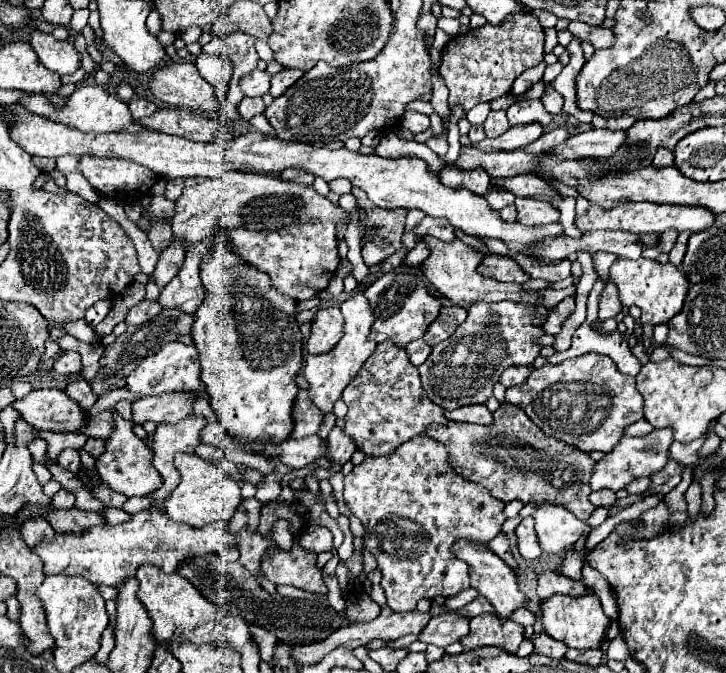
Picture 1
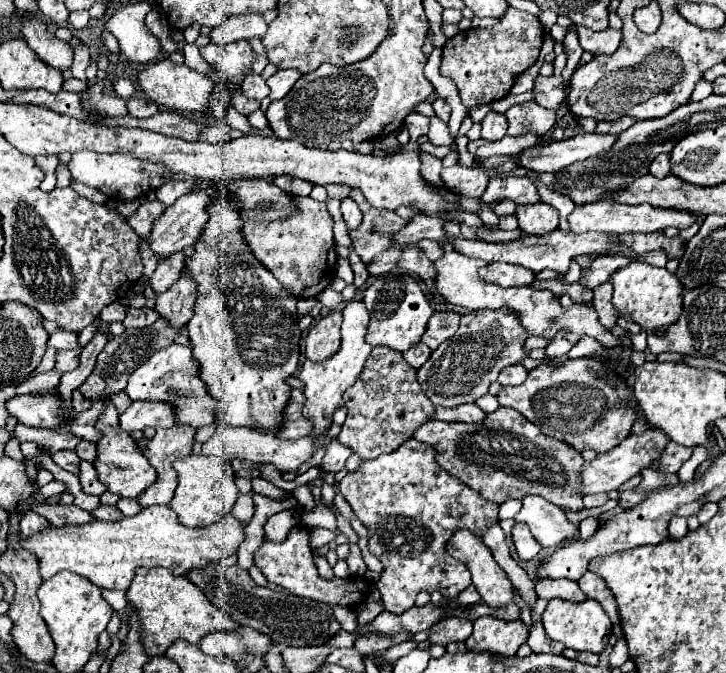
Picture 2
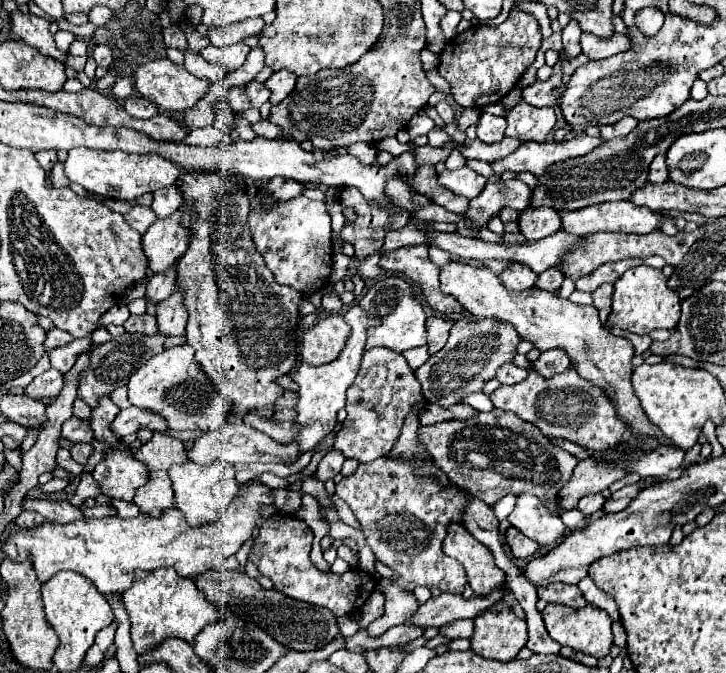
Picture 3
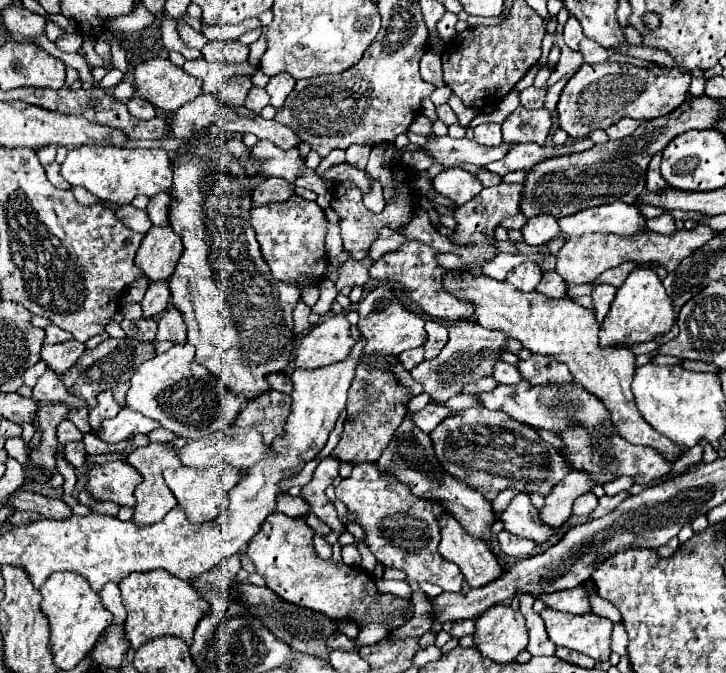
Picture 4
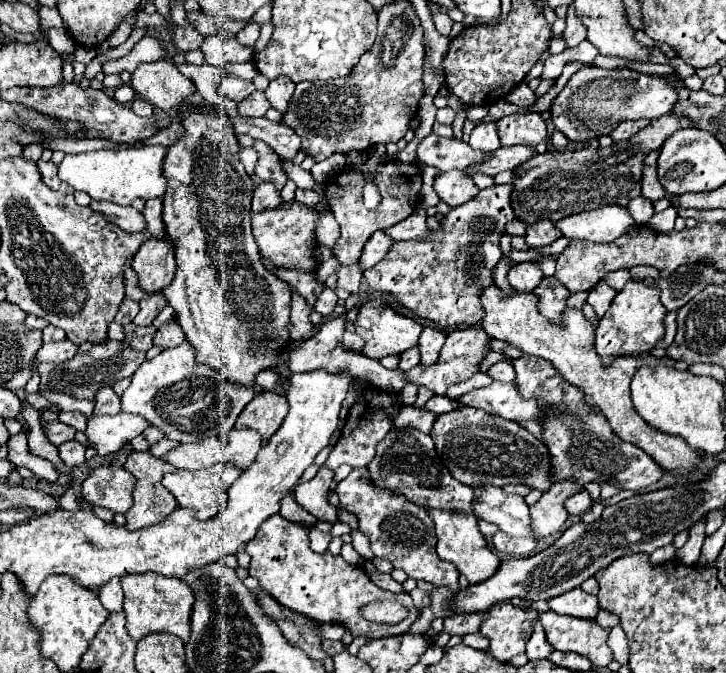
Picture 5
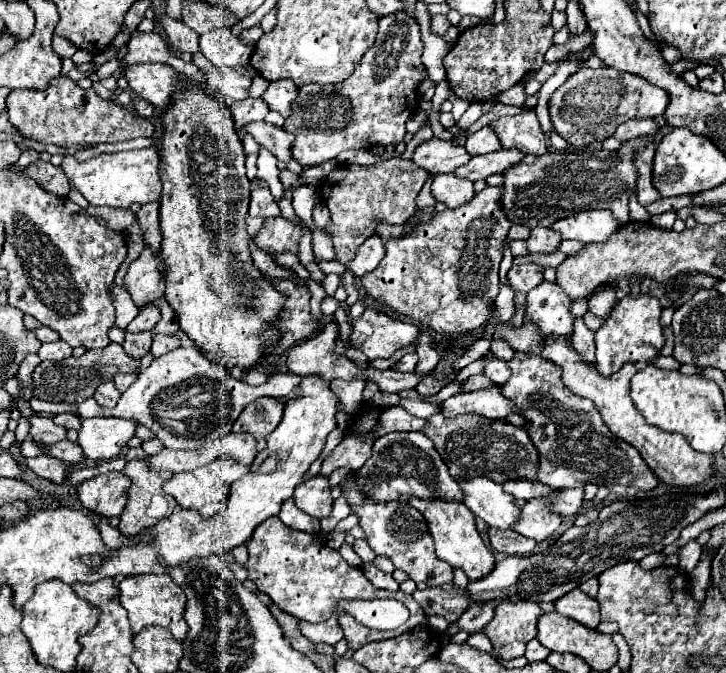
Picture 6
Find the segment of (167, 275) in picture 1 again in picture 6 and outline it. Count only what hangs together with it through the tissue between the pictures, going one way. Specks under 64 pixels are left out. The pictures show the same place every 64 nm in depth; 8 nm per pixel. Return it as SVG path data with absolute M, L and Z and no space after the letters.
M150 304L150 306L144 306L144 310L140 310L140 314L130 322L130 326L126 330L136 330L136 332L152 330L158 320L160 320L160 308Z

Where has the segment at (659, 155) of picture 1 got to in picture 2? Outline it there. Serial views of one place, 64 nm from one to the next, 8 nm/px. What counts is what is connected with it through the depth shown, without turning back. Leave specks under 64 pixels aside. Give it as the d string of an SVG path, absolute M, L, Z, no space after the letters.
M670 154L656 156L656 160L650 164L650 172L654 176L666 176L670 172Z

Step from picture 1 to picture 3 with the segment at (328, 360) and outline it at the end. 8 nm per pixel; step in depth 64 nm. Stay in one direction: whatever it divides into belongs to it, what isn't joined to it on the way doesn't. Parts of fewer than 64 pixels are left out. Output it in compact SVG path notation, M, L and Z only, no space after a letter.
M350 304L348 310L344 312L344 320L350 326L350 336L346 340L344 350L340 352L340 356L328 364L322 366L310 366L310 364L300 364L300 368L292 374L292 380L300 386L298 388L298 404L296 404L296 422L302 424L302 430L296 438L296 442L300 442L300 450L302 452L310 452L314 450L314 446L328 434L334 430L336 426L336 414L340 408L344 408L344 398L346 398L346 390L348 386L354 382L354 378L358 376L360 370L360 362L362 356L366 352L364 344L366 344L366 330L368 330L368 316L364 312L364 308L360 308L358 304Z

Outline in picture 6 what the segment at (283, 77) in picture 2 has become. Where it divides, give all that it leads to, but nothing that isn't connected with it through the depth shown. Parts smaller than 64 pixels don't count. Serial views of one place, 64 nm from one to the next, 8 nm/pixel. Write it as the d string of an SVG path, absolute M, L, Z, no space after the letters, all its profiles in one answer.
M288 78L274 80L266 88L266 92L262 94L262 100L268 104L270 110L276 110L284 118L288 118L290 116L290 104L296 98L296 88L298 86L292 84L292 80L288 80Z

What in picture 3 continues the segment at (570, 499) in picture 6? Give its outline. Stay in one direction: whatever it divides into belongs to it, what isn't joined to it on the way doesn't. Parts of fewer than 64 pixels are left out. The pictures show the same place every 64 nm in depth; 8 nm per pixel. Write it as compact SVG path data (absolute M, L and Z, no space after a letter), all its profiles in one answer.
M588 494L584 496L580 502L578 502L578 508L584 512L584 514L592 514L596 510L600 510L604 506L606 498L602 494Z

